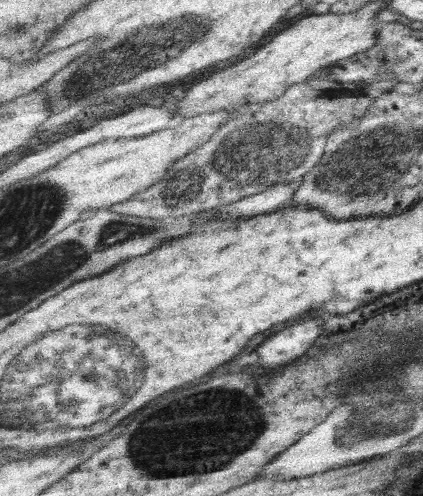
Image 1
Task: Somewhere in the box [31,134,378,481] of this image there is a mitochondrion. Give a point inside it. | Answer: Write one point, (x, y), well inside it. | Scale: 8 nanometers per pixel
(244, 425)

